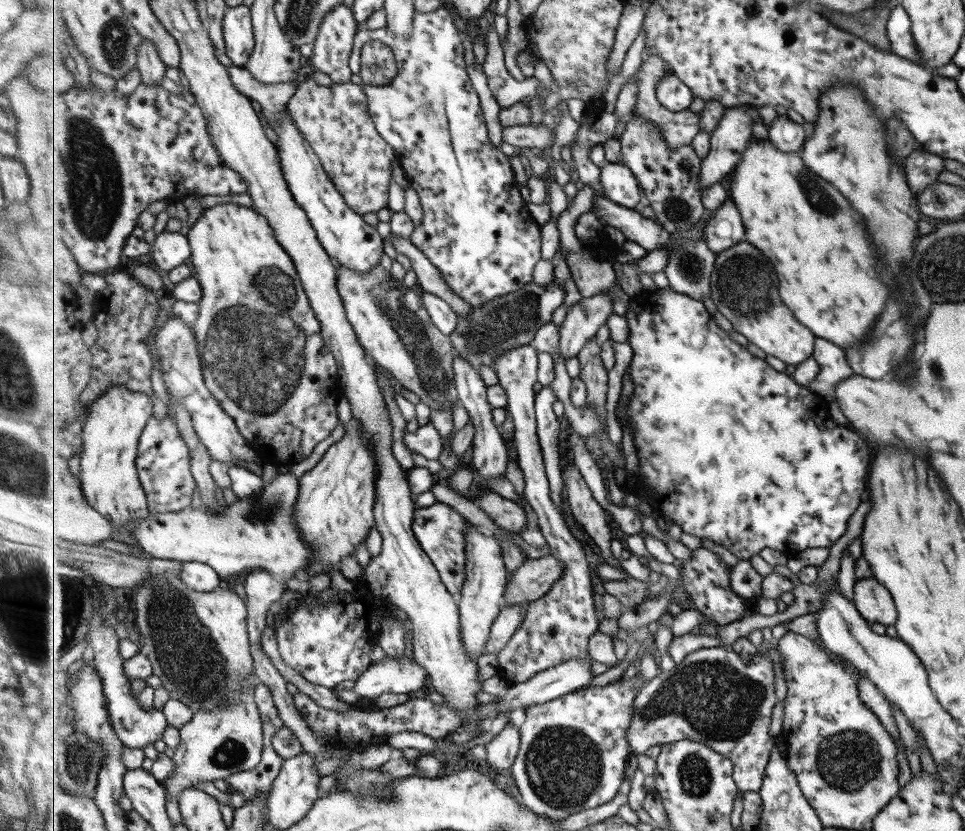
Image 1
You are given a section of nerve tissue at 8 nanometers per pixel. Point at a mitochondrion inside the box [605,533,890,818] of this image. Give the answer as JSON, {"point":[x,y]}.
{"point":[713,698]}

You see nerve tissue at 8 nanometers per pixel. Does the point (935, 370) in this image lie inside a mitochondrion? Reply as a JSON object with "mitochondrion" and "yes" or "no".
{"mitochondrion":"yes"}

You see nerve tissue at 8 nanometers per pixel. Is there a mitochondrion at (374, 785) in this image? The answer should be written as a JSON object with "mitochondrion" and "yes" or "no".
{"mitochondrion":"yes"}

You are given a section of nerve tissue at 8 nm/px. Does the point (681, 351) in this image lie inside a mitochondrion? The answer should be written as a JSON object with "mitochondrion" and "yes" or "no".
{"mitochondrion":"no"}

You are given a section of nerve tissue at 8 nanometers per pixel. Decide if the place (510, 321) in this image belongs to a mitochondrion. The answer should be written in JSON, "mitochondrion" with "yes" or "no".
{"mitochondrion":"yes"}

